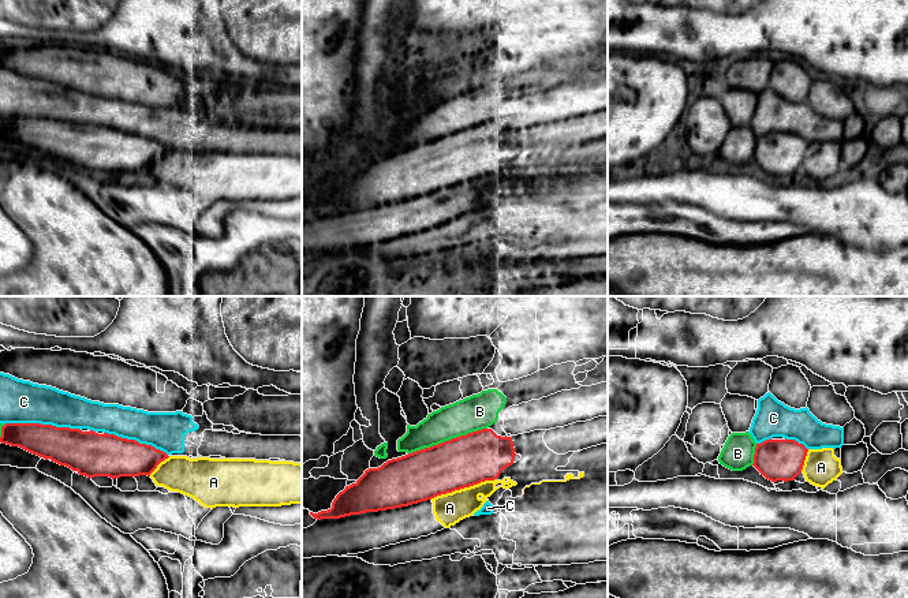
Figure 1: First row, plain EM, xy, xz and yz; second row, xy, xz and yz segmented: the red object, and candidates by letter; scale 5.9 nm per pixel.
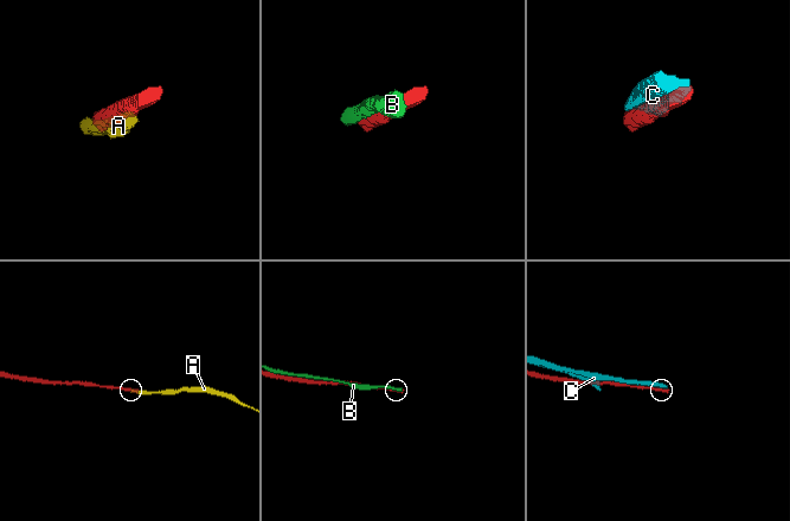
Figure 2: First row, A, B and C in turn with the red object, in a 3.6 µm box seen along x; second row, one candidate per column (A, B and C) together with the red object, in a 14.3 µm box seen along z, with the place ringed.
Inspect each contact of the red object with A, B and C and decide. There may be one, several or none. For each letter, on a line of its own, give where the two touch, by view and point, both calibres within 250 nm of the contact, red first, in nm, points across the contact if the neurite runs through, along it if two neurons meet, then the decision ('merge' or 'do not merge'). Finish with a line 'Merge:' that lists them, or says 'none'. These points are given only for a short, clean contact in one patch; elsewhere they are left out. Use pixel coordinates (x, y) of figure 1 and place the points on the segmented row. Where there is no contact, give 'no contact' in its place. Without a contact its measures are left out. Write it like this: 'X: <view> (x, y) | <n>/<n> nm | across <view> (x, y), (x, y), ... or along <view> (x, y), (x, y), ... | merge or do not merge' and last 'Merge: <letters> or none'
A: xz (463, 488) | 300/180 nm | merge
B: xz (447, 441) | 300/200 nm | do not merge
C: xy (43, 425) | 240/260 nm | do not merge
Merge: A

